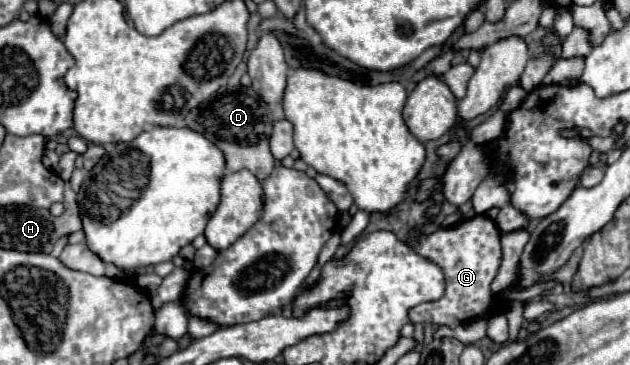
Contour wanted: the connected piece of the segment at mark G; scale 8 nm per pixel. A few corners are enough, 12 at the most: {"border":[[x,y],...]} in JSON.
{"border":[[474,217],[410,245],[442,267],[440,301],[412,323],[450,329],[498,309],[500,231]]}

